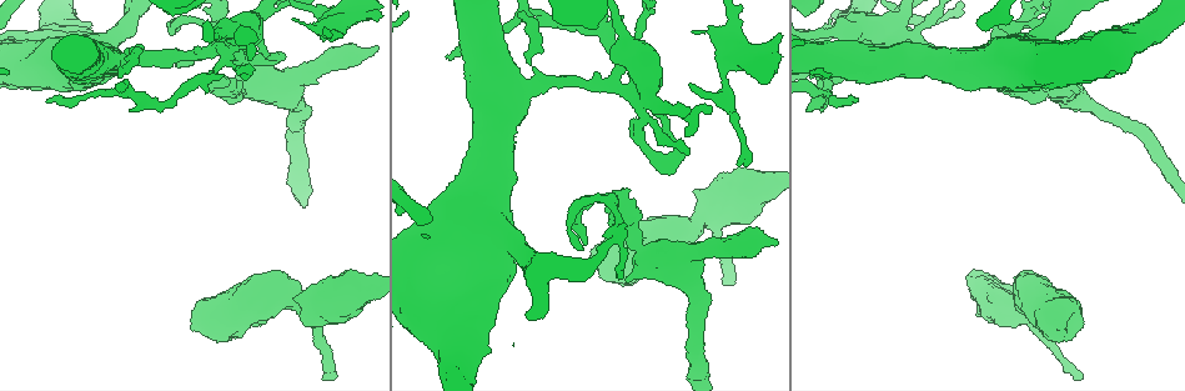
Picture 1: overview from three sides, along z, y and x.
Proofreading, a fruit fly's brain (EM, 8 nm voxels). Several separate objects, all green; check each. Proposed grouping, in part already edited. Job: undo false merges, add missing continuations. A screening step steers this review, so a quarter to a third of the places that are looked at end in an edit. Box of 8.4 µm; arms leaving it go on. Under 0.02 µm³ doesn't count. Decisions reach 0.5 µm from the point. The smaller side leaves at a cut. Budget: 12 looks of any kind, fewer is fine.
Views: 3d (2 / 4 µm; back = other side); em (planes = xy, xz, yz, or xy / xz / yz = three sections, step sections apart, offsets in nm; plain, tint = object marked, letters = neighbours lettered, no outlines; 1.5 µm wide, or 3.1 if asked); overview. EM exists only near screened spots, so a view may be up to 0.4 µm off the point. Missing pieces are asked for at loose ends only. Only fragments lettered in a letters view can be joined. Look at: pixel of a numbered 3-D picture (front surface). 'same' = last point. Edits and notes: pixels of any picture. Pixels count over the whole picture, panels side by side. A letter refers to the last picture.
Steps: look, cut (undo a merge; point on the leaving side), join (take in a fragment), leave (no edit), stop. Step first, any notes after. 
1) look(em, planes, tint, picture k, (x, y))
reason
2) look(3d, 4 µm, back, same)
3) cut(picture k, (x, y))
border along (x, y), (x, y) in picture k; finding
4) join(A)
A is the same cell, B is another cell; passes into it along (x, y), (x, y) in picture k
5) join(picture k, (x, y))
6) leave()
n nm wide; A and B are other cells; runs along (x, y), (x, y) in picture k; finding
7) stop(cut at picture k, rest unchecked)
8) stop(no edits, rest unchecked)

look(3d, 4 µm, picture 1, (159, 108))
closes a loop

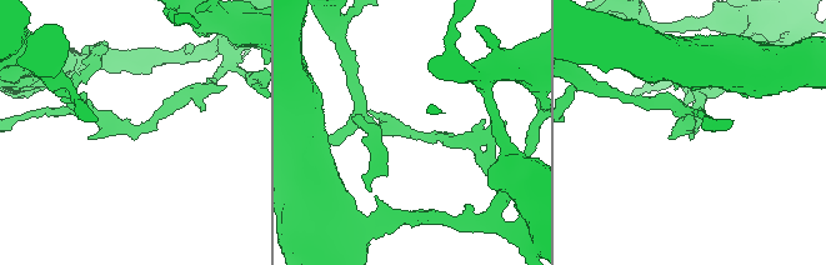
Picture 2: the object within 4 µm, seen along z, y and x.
look(em, yz, step 4, letters, picture 2, (410, 133))
now the EM

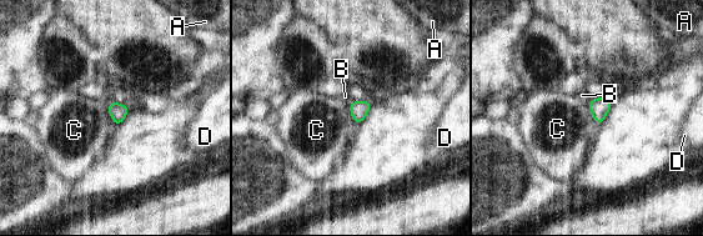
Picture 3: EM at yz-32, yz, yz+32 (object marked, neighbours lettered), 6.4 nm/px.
leave()
C touches over 170 nm; A, B, C and D are other cells; border along (587, 104), (592, 119), (599, 125) in picture 3; continuous, no second cell

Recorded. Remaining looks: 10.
look(3d, 4 µm, picture 1, (583, 249))
tapers out

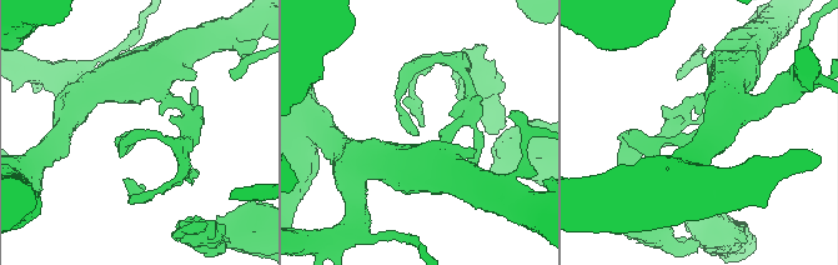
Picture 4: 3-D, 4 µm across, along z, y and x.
look(em, planes, tint, picture 4, (419, 135))

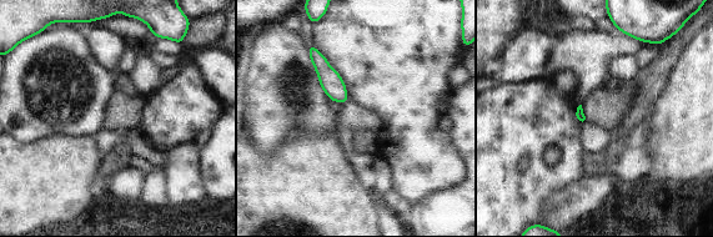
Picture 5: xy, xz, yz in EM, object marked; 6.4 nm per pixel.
look(em, planes, letters, same)

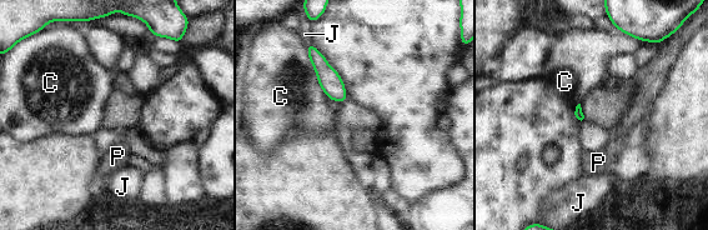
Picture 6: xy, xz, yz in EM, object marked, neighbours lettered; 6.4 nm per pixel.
leave()
C, J and P are other cells; no lettered fragment goes on from it

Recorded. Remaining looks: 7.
look(3d, 4 µm, picture 1, (229, 79))
free end

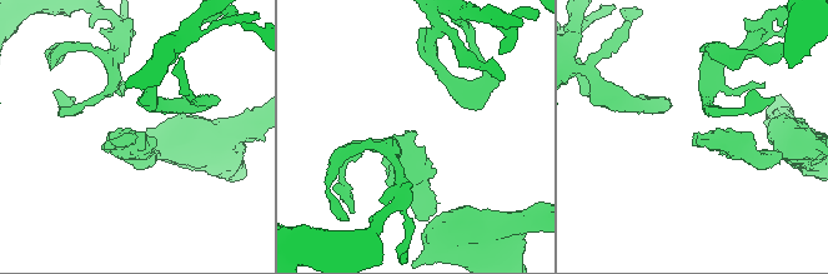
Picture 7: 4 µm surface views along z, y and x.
look(em, xz, step 8, letters, picture 7, (694, 135))

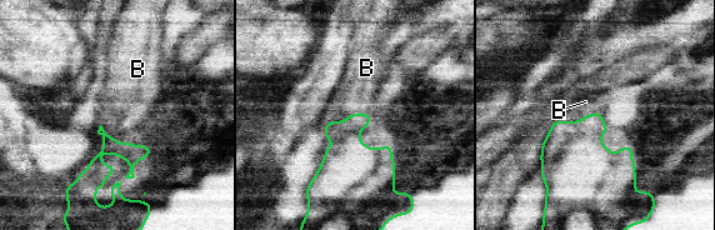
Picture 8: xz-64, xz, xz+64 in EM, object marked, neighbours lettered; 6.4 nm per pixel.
join(B)
B is the same cell; the cell continues

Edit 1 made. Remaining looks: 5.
look(em, xy, step 4, plain, picture 1, (716, 219))

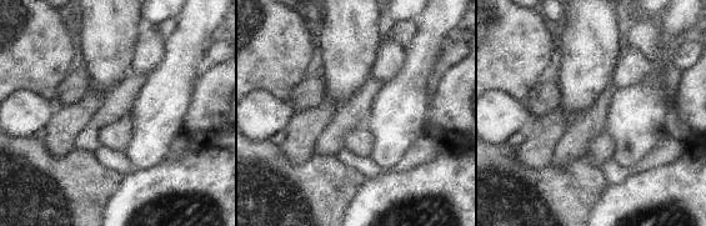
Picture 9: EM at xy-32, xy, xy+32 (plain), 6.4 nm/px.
look(em, xy, step 4, letters, same)

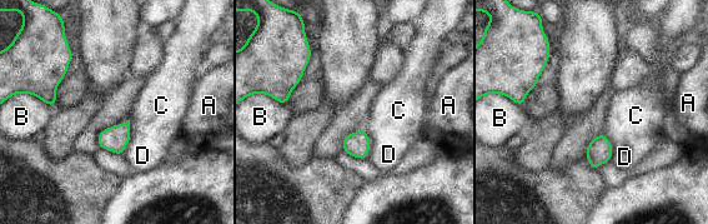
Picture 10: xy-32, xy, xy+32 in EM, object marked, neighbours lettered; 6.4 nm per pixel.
leave()
A, B, C and D are other cells; border along (370, 143), (370, 150), (365, 158) in picture 10; continuous, no second cell

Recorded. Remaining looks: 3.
stop(join at picture 8, rest unchecked)

